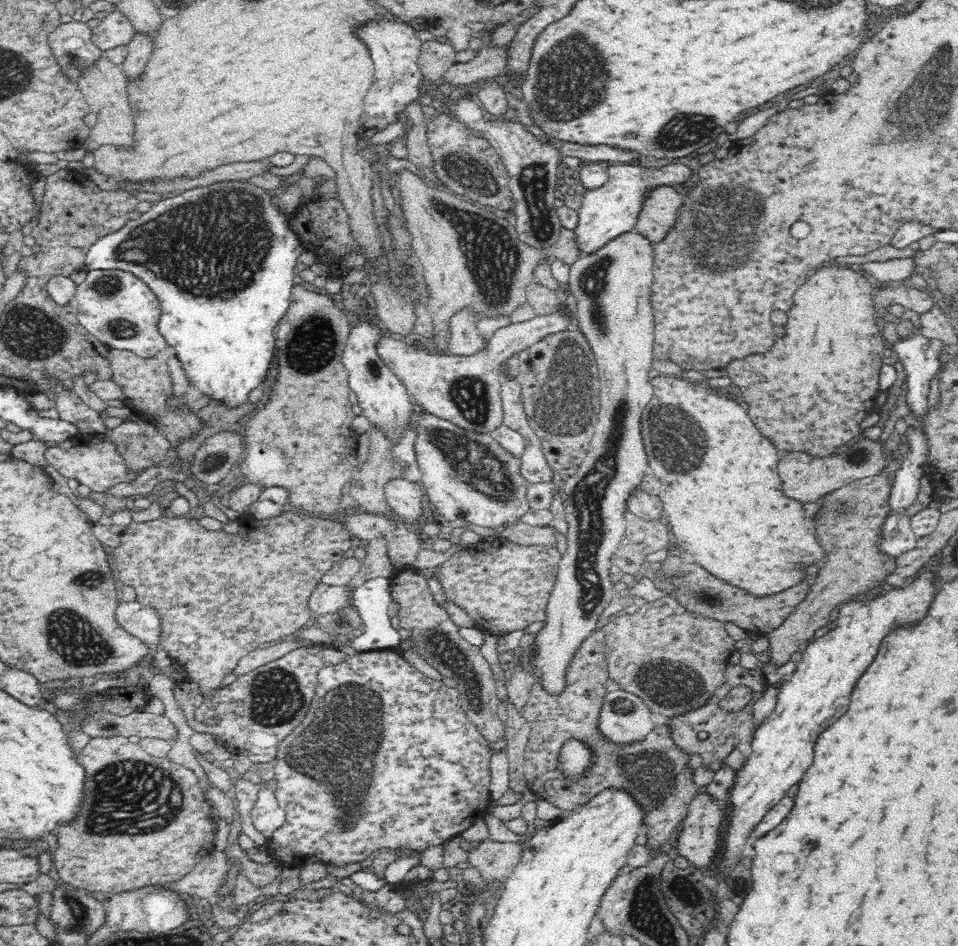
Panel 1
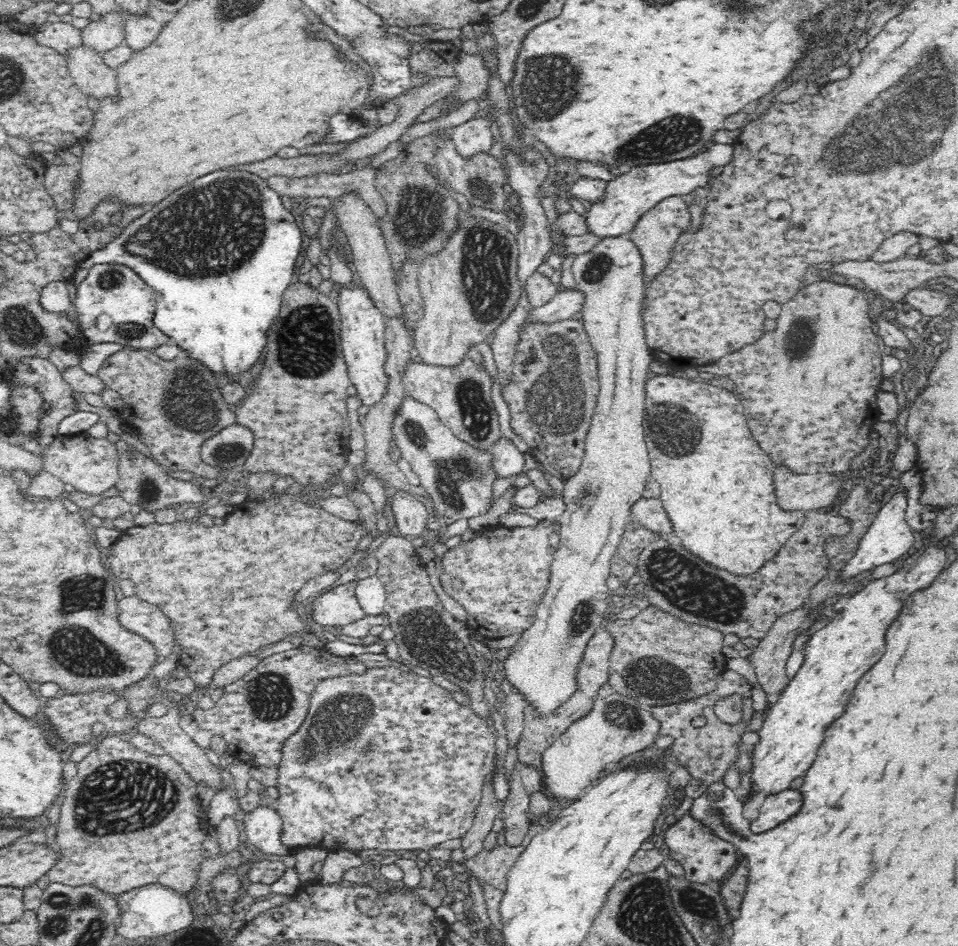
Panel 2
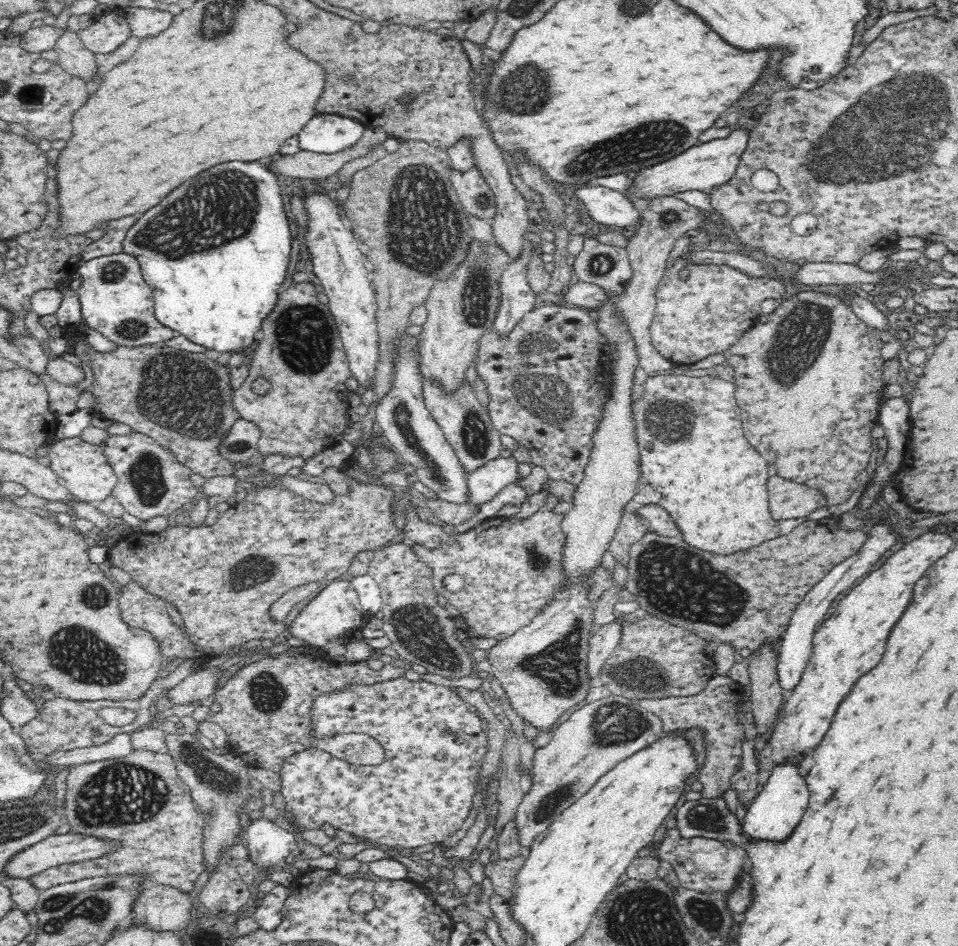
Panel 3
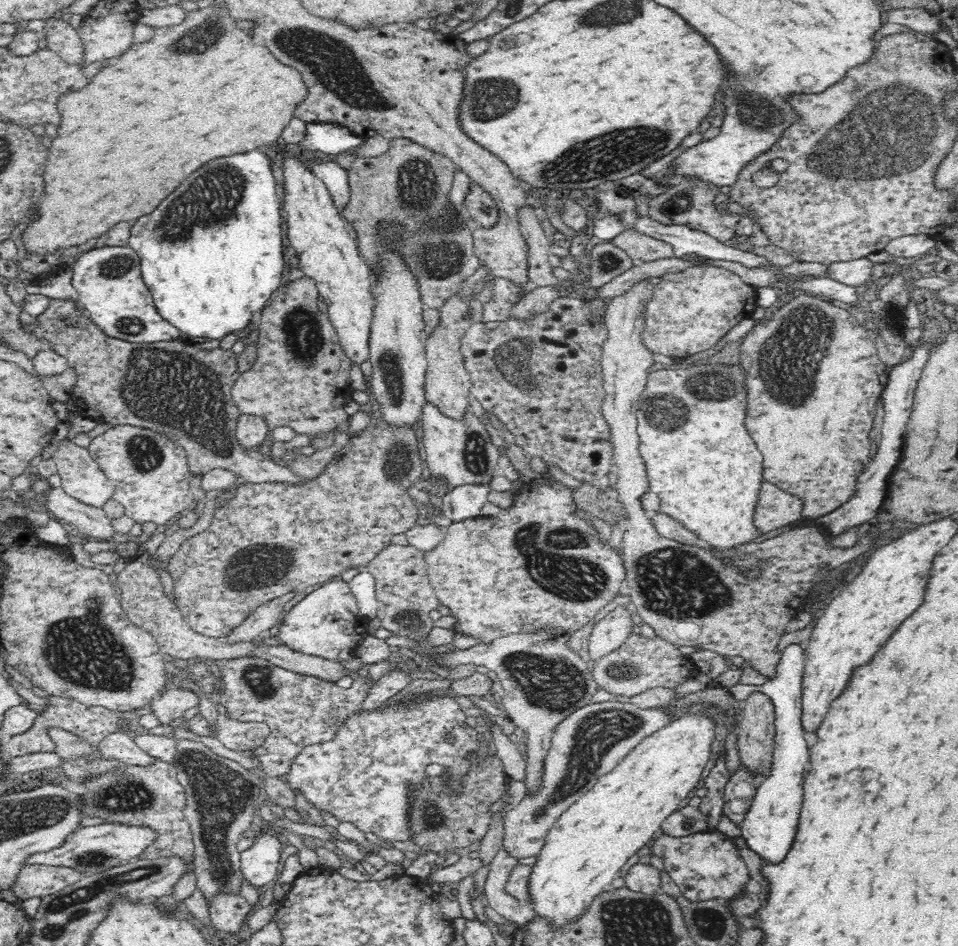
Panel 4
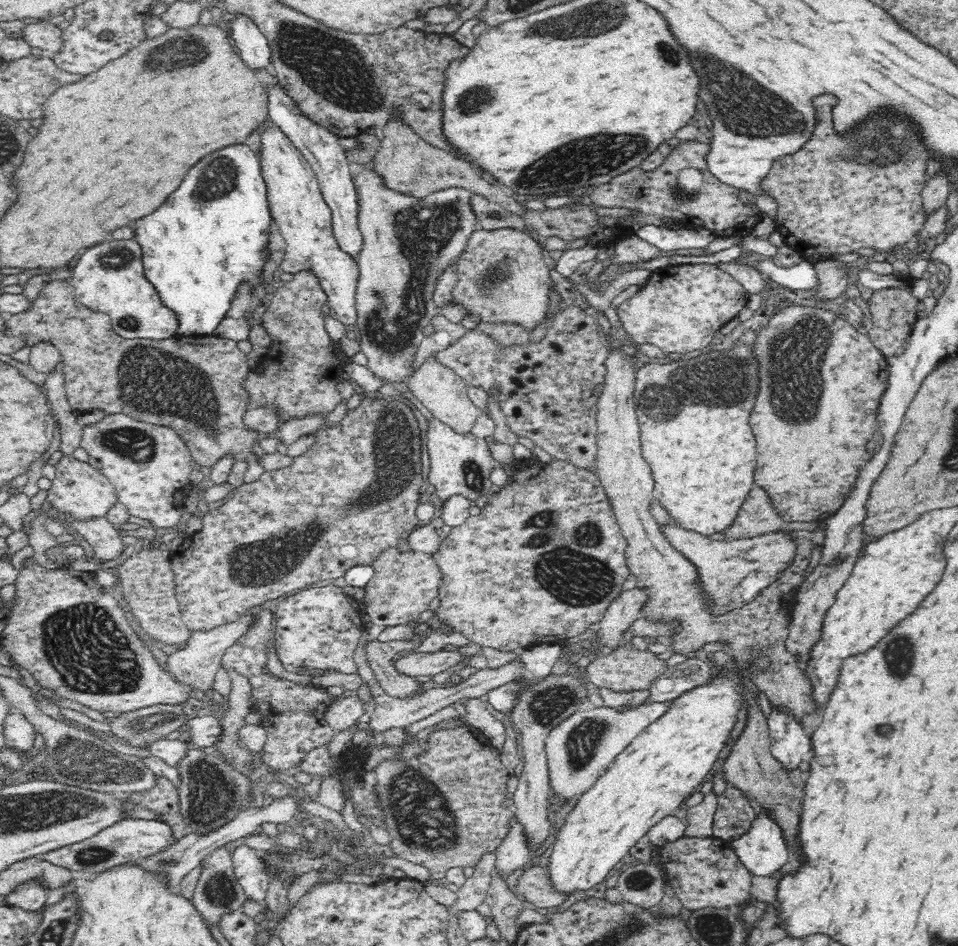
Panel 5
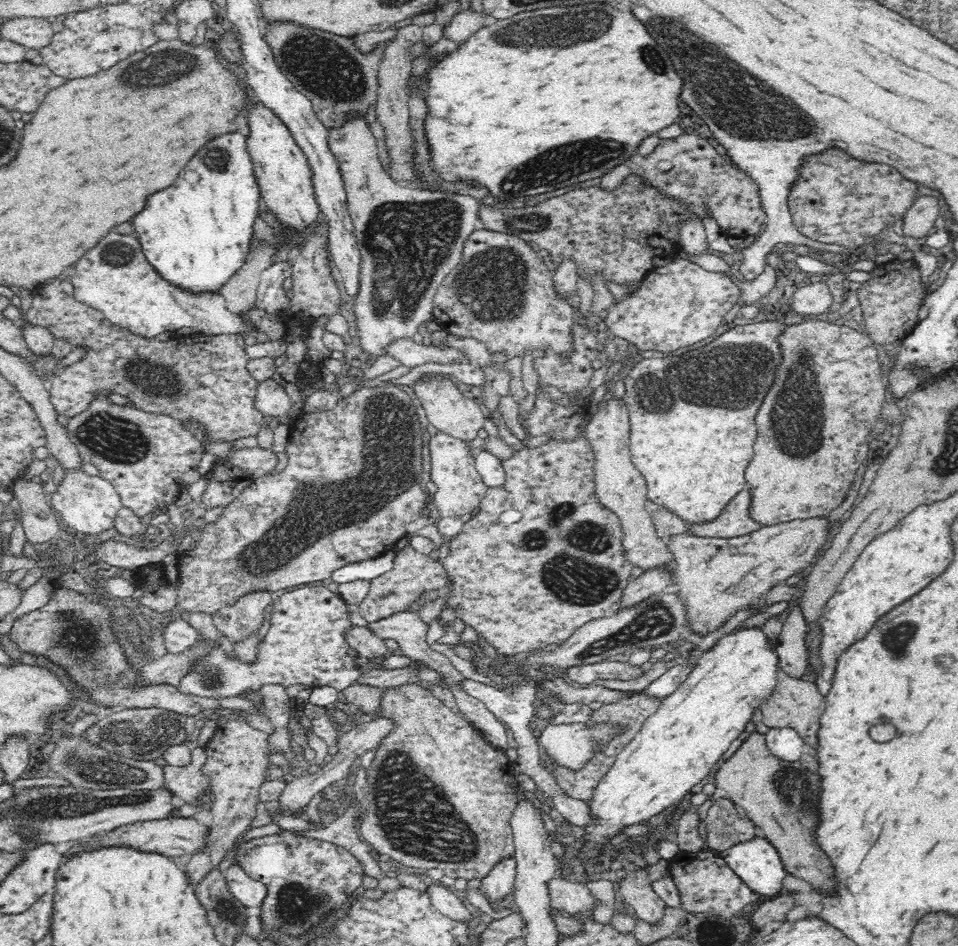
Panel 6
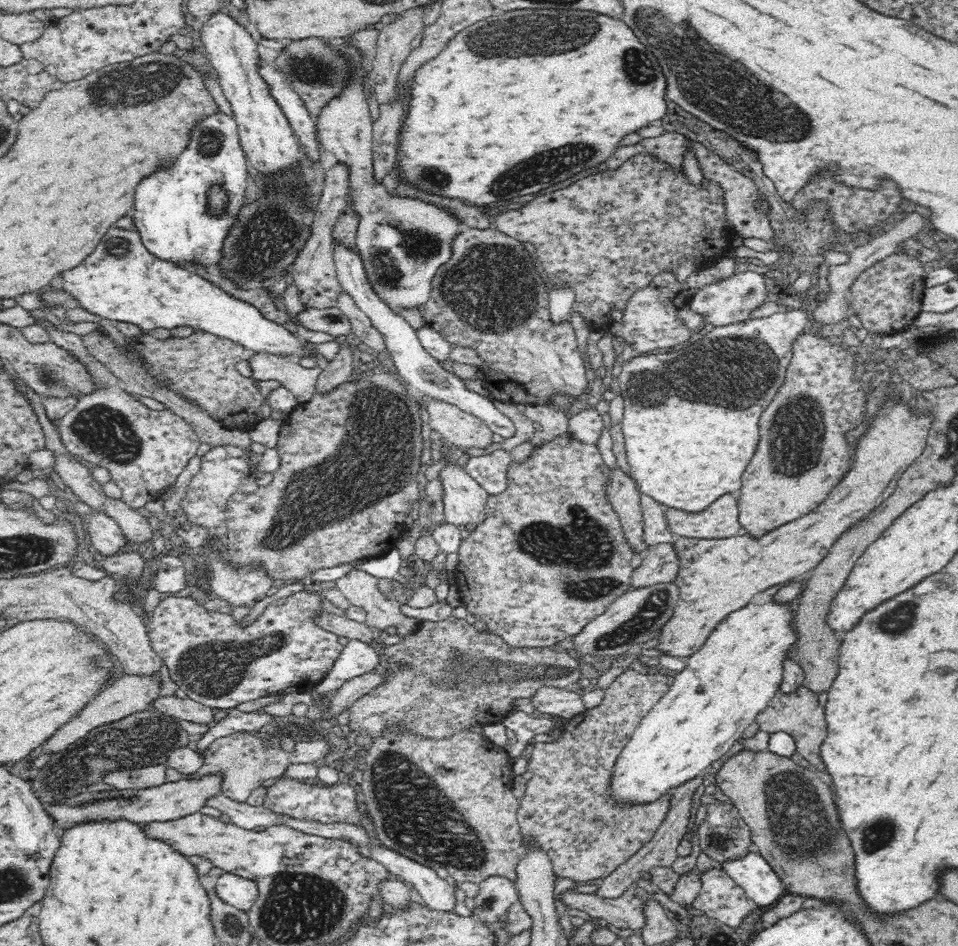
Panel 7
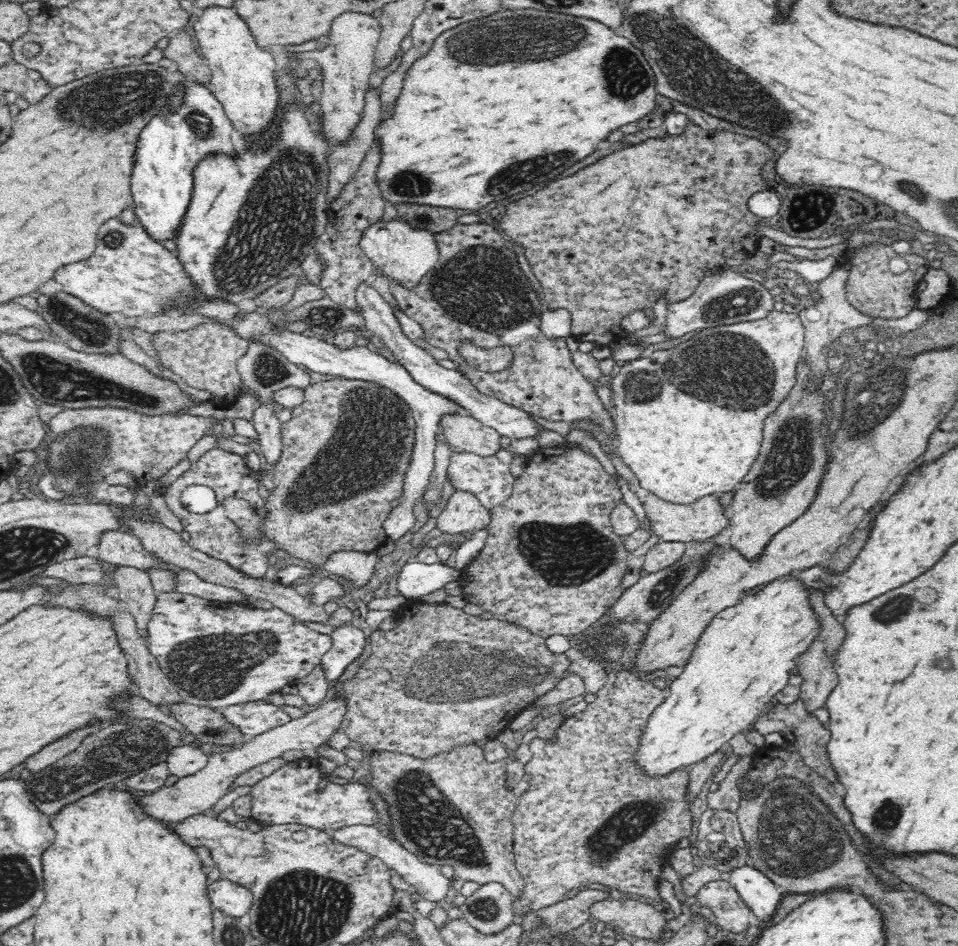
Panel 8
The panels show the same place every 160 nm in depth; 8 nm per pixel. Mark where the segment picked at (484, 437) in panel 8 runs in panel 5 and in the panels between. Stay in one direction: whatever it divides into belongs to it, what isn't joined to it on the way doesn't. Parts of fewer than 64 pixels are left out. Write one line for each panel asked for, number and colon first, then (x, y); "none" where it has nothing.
5: (445, 395)
6: (446, 408)
7: (462, 430)

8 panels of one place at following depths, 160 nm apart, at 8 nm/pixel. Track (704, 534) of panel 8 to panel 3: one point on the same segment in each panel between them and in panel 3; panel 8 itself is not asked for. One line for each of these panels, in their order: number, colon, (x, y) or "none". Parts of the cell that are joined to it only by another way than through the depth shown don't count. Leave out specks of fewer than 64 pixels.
3: (788, 499)
4: (776, 509)
5: (759, 516)
6: (737, 520)
7: (719, 521)

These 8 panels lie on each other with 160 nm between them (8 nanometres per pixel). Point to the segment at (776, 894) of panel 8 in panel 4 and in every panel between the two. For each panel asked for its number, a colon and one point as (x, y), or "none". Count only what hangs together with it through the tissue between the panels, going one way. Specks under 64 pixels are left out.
4: (769, 828)
5: (763, 848)
6: (756, 860)
7: (752, 872)

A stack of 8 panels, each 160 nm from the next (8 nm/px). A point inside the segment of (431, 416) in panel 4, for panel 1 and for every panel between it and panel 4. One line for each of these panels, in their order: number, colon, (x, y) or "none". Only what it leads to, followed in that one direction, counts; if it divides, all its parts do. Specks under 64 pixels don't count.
1: (465, 390)
2: (461, 394)
3: (466, 422)

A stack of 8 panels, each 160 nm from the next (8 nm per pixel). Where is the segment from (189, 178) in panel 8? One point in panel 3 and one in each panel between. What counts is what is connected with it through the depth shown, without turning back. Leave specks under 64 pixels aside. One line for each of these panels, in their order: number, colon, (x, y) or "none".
3: (215, 252)
4: (212, 254)
5: (210, 239)
6: (196, 235)
7: (173, 216)

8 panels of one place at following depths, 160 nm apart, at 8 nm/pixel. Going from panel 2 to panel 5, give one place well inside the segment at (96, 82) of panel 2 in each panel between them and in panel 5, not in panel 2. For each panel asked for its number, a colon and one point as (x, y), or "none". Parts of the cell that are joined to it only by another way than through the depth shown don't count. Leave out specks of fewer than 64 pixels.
3: (73, 56)
4: (64, 39)
5: (43, 35)

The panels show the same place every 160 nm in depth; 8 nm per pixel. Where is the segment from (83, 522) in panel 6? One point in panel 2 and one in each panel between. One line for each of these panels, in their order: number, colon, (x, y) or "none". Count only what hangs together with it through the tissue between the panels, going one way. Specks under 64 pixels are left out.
2: (91, 465)
3: (89, 477)
4: (82, 478)
5: (80, 489)

